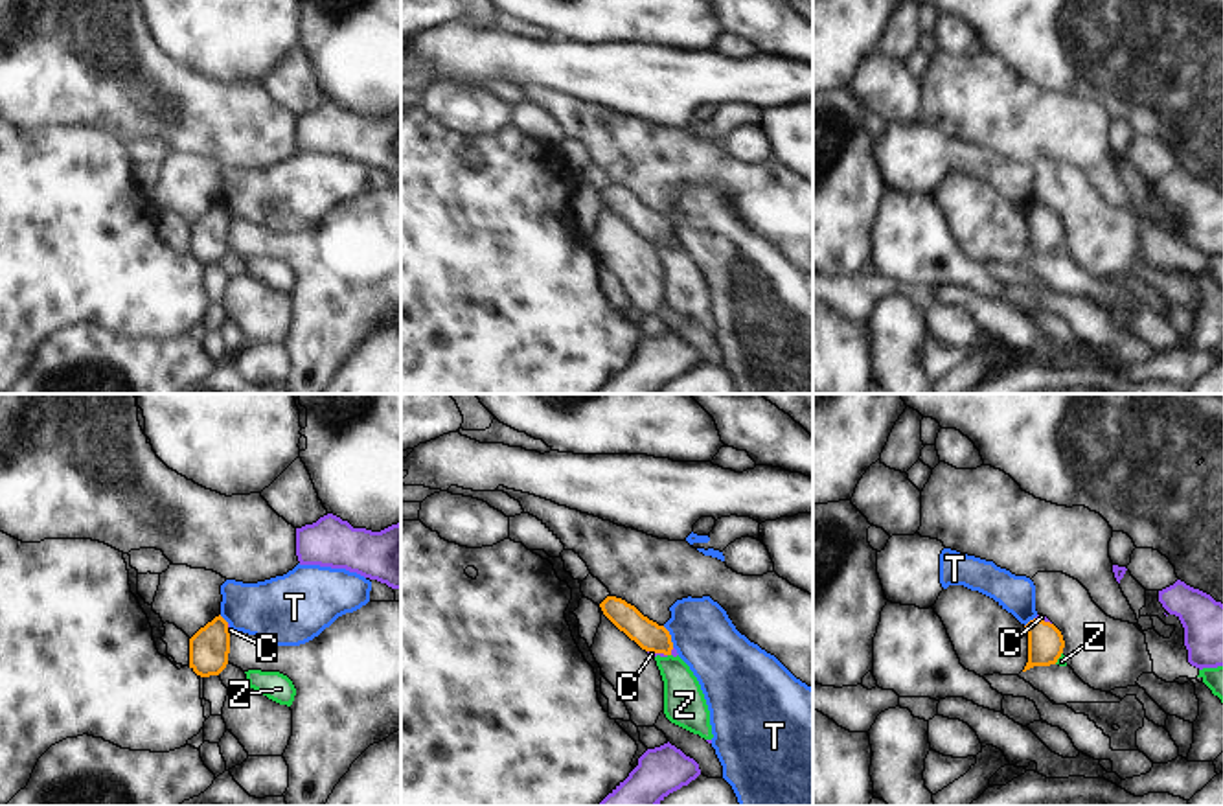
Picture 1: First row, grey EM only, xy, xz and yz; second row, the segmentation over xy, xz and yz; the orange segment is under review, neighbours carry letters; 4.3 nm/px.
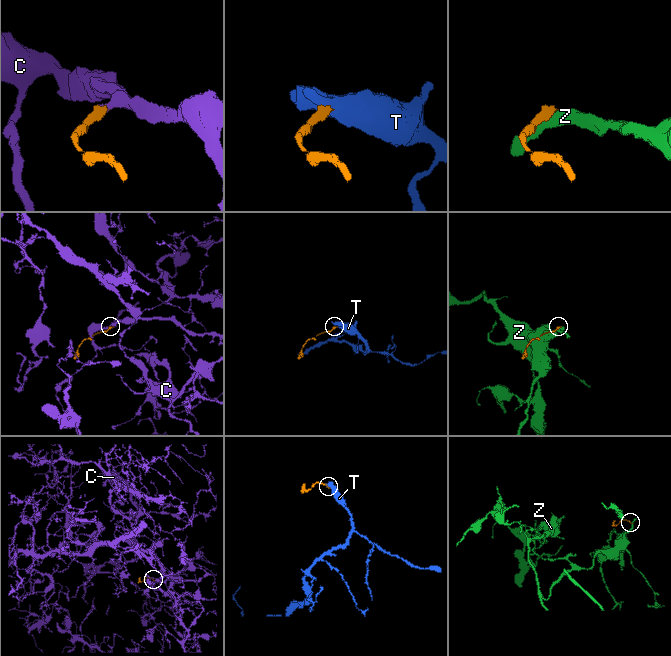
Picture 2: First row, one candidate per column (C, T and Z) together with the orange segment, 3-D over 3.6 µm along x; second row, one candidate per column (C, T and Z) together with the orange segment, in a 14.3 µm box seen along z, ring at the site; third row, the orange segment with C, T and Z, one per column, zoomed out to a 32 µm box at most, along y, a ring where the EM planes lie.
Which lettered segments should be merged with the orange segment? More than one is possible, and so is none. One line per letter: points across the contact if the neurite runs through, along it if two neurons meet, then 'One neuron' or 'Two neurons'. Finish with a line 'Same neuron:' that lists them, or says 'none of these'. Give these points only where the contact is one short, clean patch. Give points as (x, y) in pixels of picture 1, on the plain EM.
C: Path across: xz (651, 225), (657, 230), (657, 240), (651, 241). One neuron
T: Boundary: xz (662, 214), (674, 234). Two neurons
Z: Boundary: yz (1062, 240), (1054, 251). Two neurons
Same neuron: C

